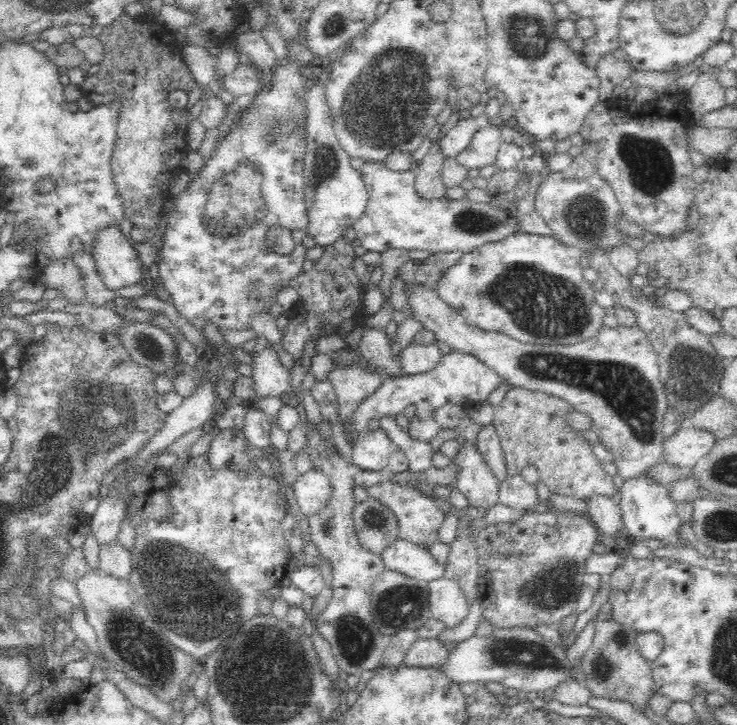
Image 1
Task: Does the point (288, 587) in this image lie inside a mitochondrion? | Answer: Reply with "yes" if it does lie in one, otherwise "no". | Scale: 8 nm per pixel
no

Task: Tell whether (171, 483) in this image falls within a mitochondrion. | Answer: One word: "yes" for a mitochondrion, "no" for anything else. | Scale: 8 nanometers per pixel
no

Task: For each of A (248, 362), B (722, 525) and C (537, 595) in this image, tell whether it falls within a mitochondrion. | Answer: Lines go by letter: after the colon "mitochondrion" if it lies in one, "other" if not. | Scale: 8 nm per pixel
A: other
B: mitochondrion
C: mitochondrion

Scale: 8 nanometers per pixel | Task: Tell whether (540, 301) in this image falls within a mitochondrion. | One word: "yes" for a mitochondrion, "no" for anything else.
yes

